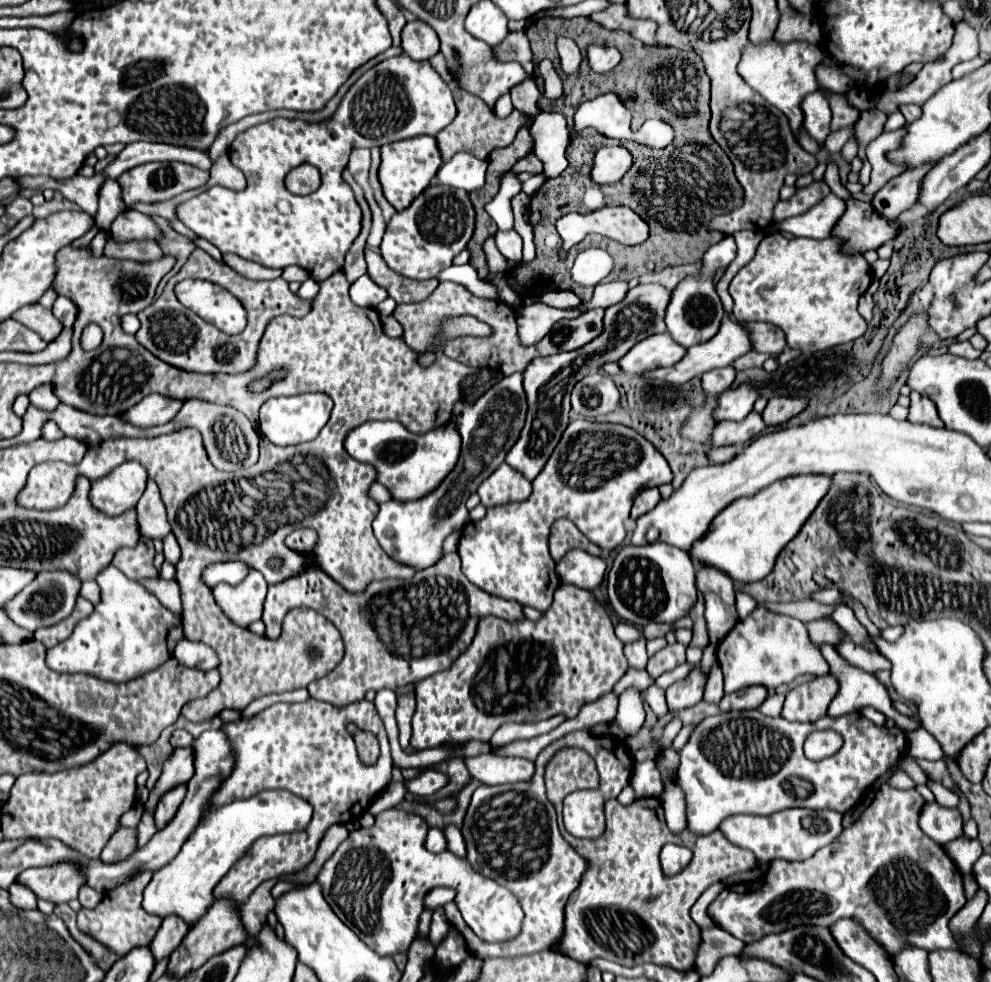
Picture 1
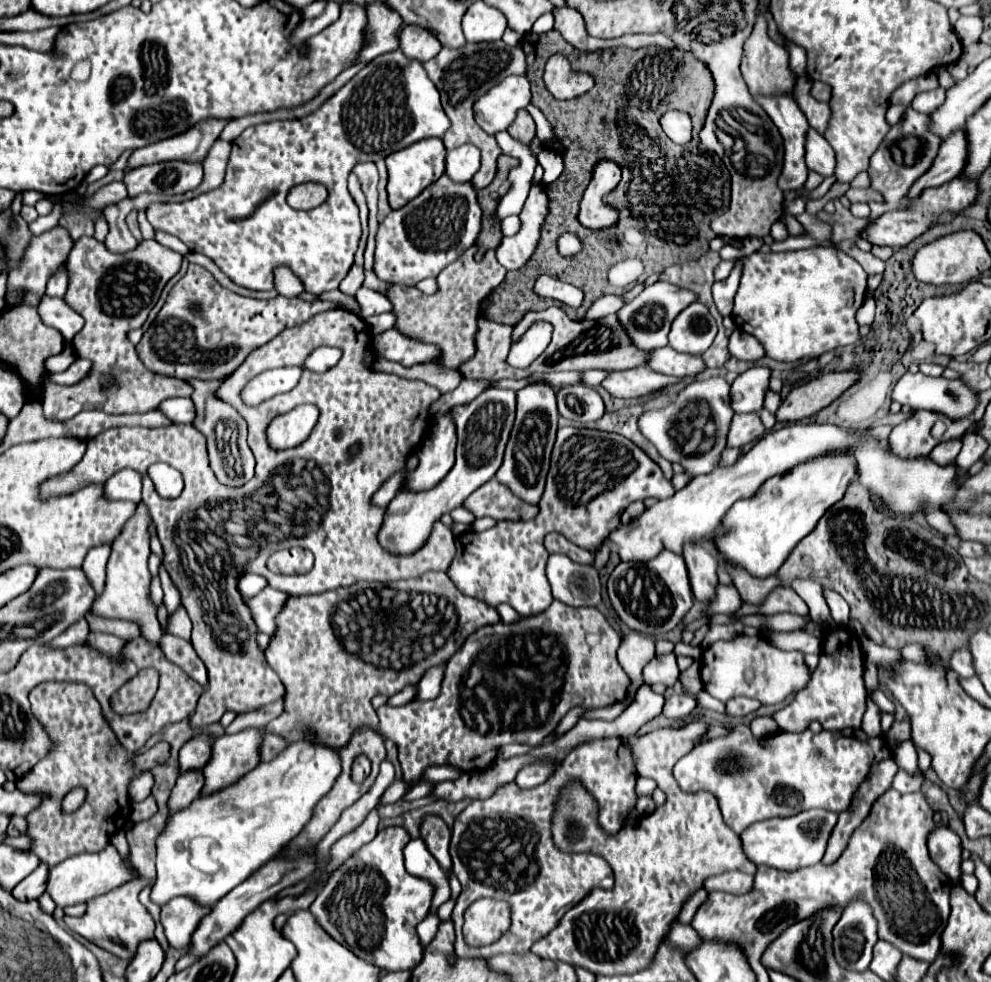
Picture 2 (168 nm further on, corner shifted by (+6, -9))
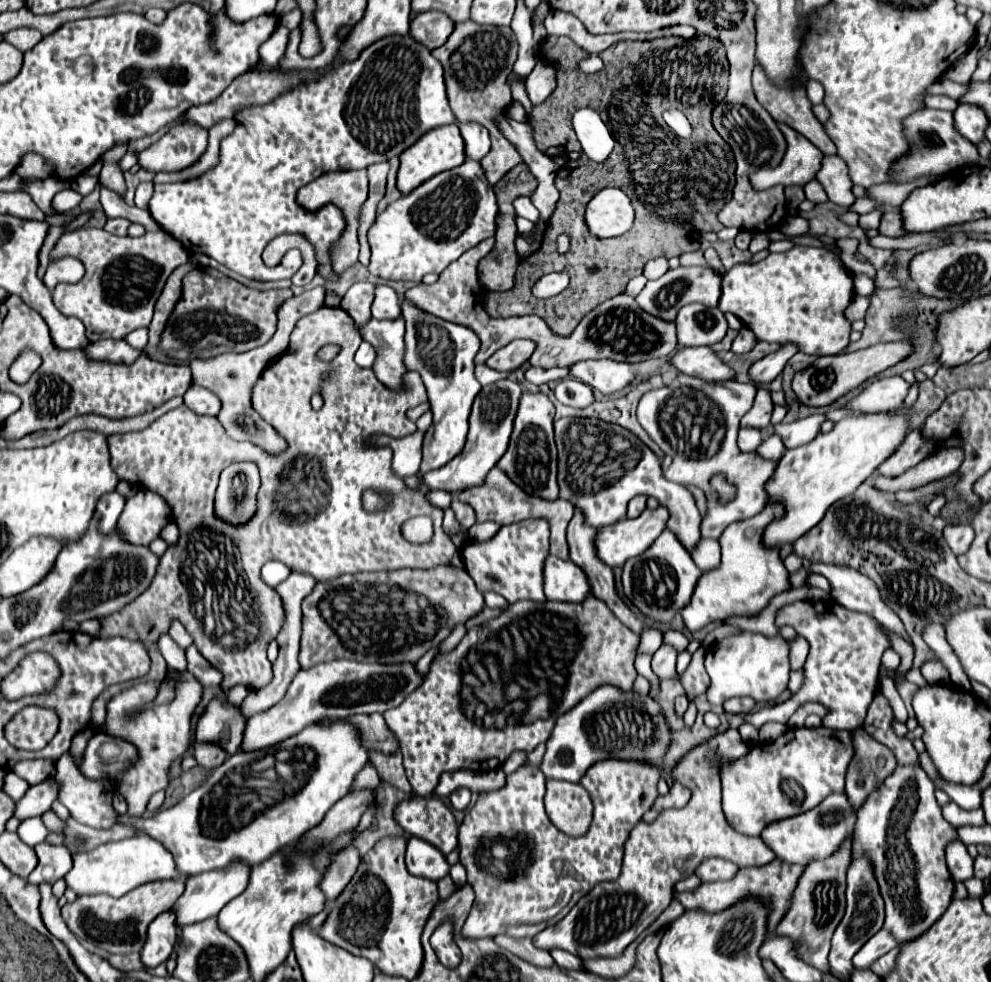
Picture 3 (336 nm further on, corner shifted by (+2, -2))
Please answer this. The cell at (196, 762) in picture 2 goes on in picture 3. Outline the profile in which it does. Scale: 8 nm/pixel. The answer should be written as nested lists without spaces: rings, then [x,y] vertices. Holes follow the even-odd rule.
[[[213,698],[203,714],[197,720],[195,740],[197,742],[221,742],[227,754],[235,754],[241,748],[243,730],[247,716],[241,712],[241,706],[229,704],[229,700]]]

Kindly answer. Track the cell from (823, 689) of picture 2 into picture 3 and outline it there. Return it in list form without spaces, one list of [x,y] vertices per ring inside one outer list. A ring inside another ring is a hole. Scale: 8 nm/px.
[[[817,600],[817,602],[793,602],[777,612],[775,626],[791,626],[799,636],[809,642],[807,664],[803,666],[803,686],[785,702],[763,708],[759,712],[747,714],[745,720],[755,728],[761,728],[767,722],[781,722],[793,716],[793,712],[807,704],[819,702],[829,708],[829,714],[823,718],[823,726],[831,730],[855,730],[861,726],[865,718],[865,710],[869,708],[873,696],[879,692],[879,666],[881,656],[887,648],[891,648],[887,632],[881,624],[867,616],[843,606],[837,606],[833,600]]]

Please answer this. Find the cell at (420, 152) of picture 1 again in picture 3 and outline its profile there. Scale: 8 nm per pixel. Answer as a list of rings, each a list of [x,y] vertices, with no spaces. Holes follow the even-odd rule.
[[[447,124],[447,126],[439,126],[429,130],[425,136],[421,136],[411,148],[407,148],[401,154],[401,166],[399,166],[399,174],[397,174],[397,188],[407,194],[411,190],[415,190],[417,186],[421,186],[425,180],[433,178],[435,174],[461,166],[465,162],[465,142],[459,134],[457,124]]]

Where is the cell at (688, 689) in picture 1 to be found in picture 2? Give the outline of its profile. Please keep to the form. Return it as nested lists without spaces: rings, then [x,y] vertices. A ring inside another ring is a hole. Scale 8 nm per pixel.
[[[671,695],[663,705],[663,715],[667,719],[683,719],[697,707],[691,695]]]

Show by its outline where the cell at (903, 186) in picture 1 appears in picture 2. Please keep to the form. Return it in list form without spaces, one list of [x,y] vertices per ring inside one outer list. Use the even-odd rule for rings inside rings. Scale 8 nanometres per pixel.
[[[953,133],[949,141],[943,141],[939,147],[937,157],[933,159],[931,167],[911,185],[907,199],[917,199],[925,189],[939,187],[961,173],[961,165],[965,165],[965,135]]]

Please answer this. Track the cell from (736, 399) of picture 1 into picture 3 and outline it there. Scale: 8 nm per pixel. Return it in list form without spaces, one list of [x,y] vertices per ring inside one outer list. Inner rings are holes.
[[[793,342],[781,346],[777,352],[765,356],[763,360],[759,360],[759,362],[755,362],[755,364],[751,366],[751,370],[749,370],[751,378],[753,378],[757,384],[769,384],[797,352],[799,352],[799,348],[797,348],[797,344],[793,344]]]

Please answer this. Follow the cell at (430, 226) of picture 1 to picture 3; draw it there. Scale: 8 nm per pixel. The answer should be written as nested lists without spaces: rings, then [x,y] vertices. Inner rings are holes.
[[[467,160],[465,164],[453,170],[445,170],[429,178],[419,188],[415,188],[411,194],[405,194],[399,200],[391,202],[387,210],[377,216],[375,224],[367,232],[367,240],[371,246],[369,272],[385,280],[413,280],[419,284],[425,274],[429,272],[441,274],[463,252],[477,246],[481,240],[495,236],[497,214],[499,214],[497,196],[495,196],[493,186],[485,178],[485,170],[481,168],[479,162]]]

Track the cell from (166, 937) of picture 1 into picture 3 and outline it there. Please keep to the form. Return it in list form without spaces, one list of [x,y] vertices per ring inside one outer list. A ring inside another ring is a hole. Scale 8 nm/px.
[[[233,862],[221,870],[209,870],[209,872],[201,872],[197,876],[187,878],[185,892],[173,906],[173,910],[177,914],[177,924],[187,926],[187,924],[217,916],[227,902],[231,902],[233,898],[237,898],[239,894],[245,892],[247,880],[249,880],[249,866],[245,862]]]

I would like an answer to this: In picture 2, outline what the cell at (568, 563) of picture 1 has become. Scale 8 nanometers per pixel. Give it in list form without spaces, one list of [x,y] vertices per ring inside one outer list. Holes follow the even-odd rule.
[[[551,555],[547,579],[553,597],[571,607],[597,607],[601,603],[601,583],[593,565],[581,565],[565,555]]]

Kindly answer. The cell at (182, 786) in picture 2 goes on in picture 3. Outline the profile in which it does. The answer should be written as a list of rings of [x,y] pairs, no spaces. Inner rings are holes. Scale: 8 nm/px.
[[[199,742],[195,744],[195,758],[203,768],[217,768],[225,762],[227,752],[215,742]]]

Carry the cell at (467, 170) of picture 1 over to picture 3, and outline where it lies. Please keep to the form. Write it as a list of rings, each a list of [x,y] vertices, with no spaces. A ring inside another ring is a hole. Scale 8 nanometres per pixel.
[[[459,122],[457,126],[459,126],[461,136],[465,140],[467,158],[481,160],[491,148],[491,140],[489,140],[487,128],[483,124],[479,124],[479,122]]]

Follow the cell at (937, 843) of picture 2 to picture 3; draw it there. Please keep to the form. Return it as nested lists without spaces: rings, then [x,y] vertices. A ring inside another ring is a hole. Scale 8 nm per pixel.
[[[955,840],[947,846],[947,866],[955,882],[973,878],[973,858],[967,854],[967,848],[961,840]]]

